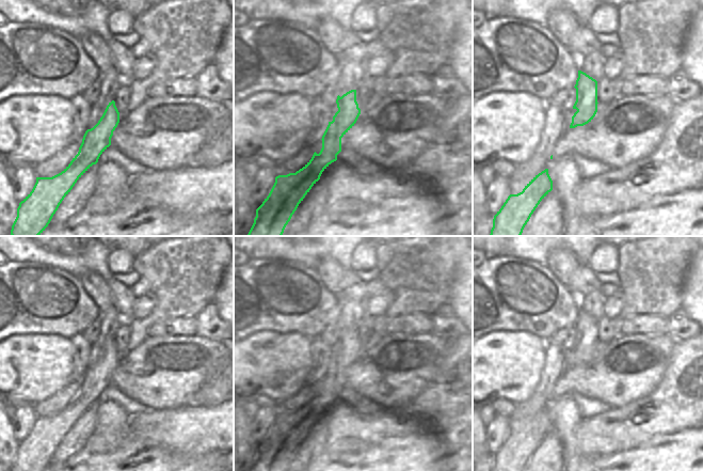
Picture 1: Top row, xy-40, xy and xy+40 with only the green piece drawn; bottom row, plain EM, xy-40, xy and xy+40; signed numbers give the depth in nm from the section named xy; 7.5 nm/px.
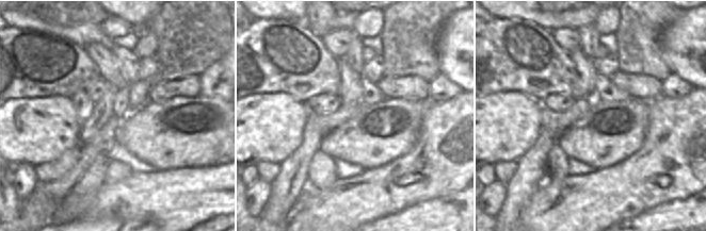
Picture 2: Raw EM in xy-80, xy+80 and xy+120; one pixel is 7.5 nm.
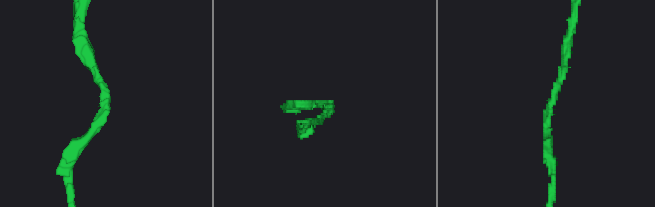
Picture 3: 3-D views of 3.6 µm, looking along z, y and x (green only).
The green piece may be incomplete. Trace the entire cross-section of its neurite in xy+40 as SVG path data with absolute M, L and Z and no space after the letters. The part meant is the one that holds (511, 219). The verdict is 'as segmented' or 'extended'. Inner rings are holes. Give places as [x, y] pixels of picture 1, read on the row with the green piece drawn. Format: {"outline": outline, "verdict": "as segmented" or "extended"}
{"outline": "M545 169L517 194L510 194L493 219L490 236L521 236L540 202L553 190L553 180Z", "verdict": "as segmented"}

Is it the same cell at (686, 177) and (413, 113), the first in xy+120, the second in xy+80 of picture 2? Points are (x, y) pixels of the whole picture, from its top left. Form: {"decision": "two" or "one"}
{"decision": "two"}

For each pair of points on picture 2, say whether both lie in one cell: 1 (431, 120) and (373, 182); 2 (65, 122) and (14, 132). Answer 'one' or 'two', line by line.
1: one
2: one

